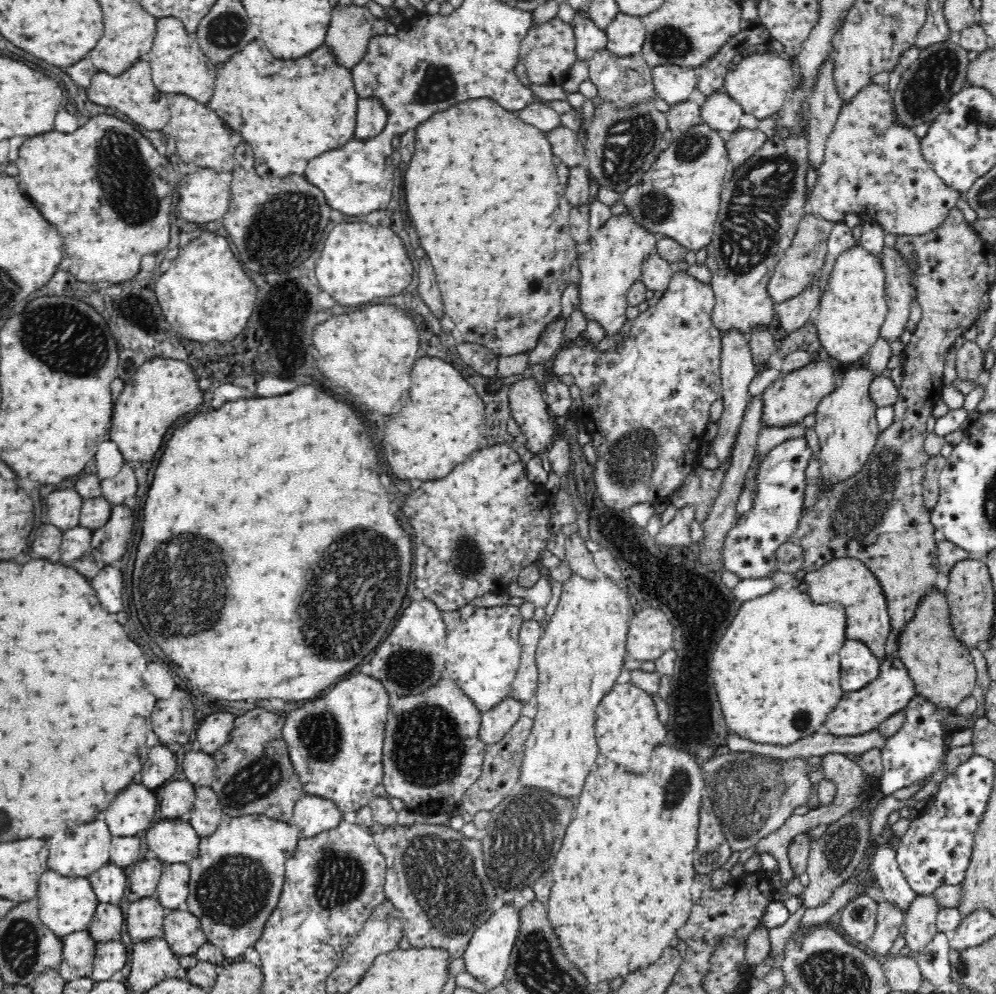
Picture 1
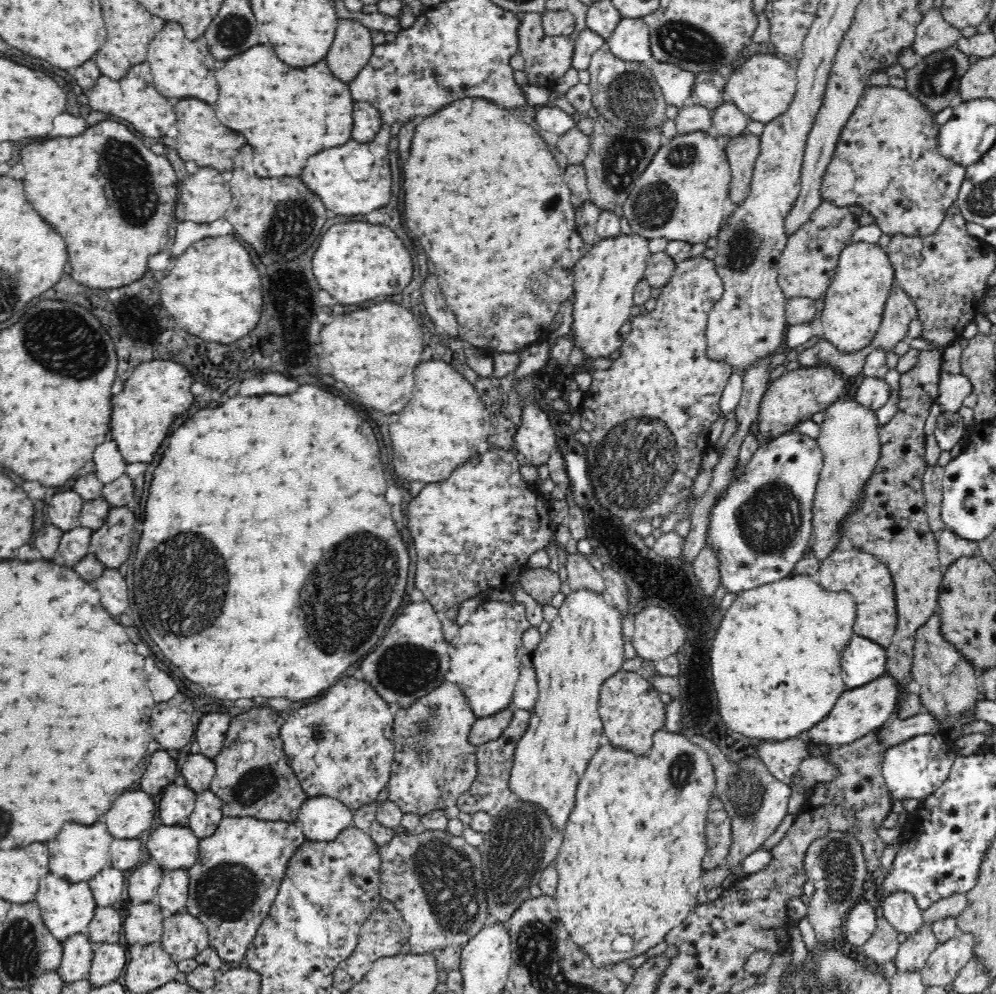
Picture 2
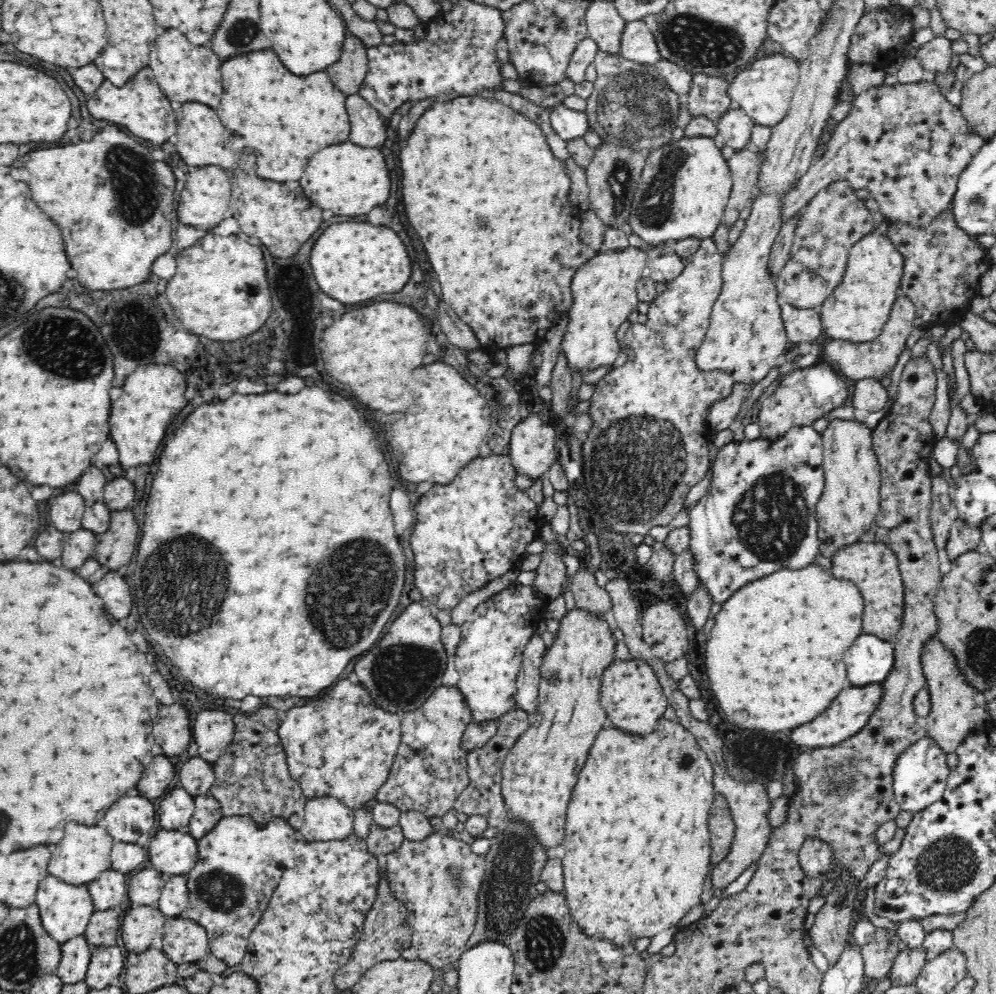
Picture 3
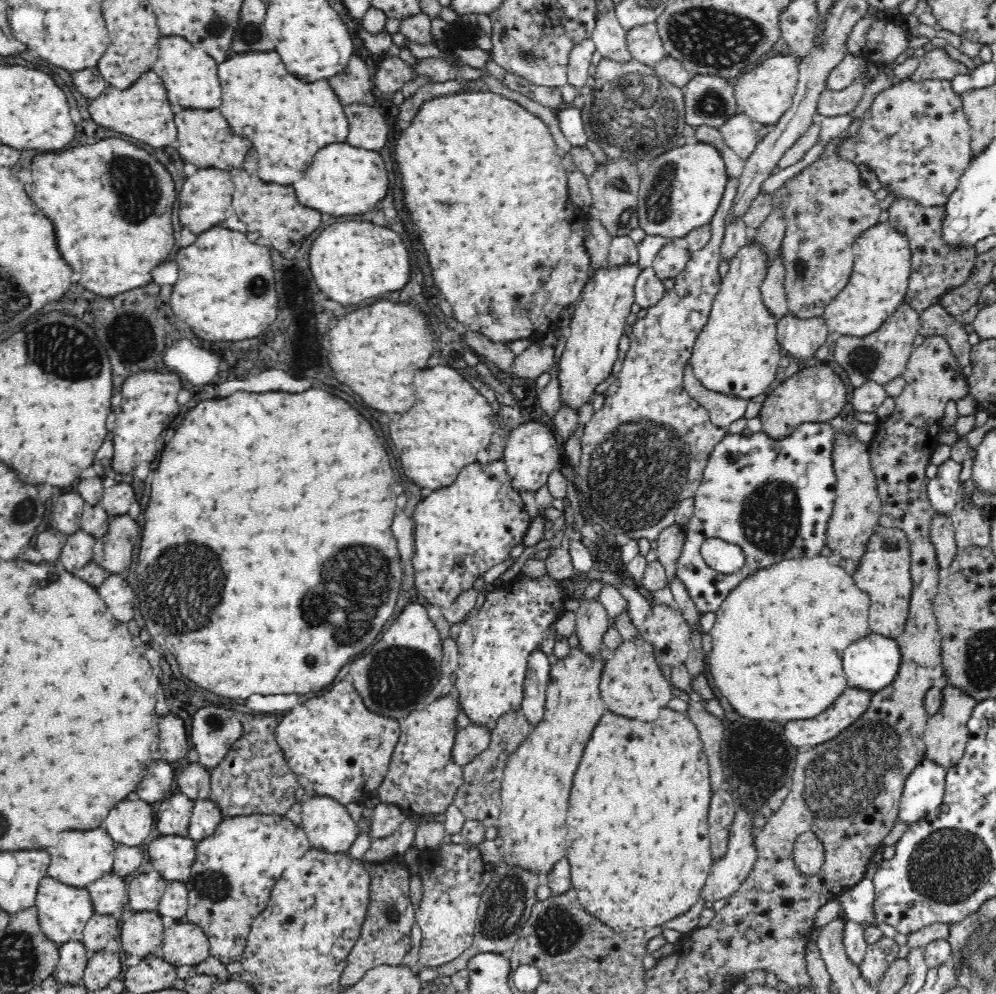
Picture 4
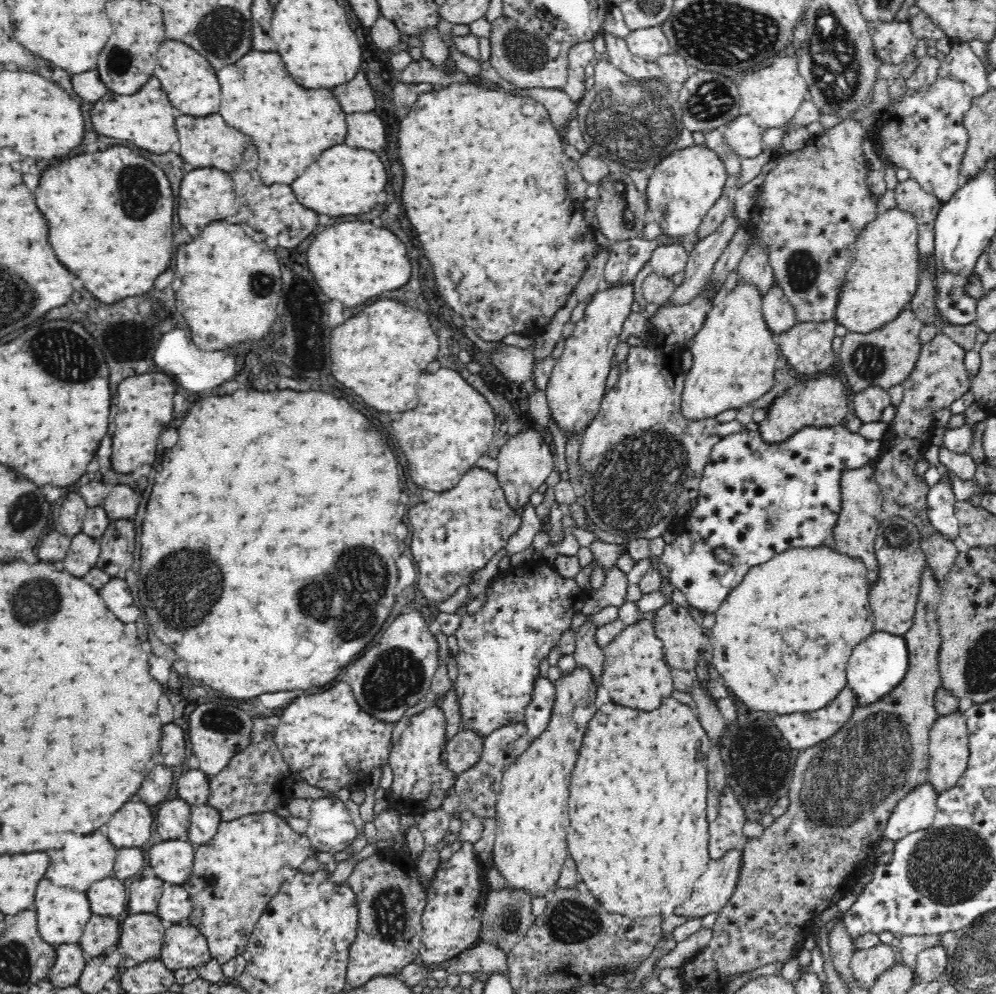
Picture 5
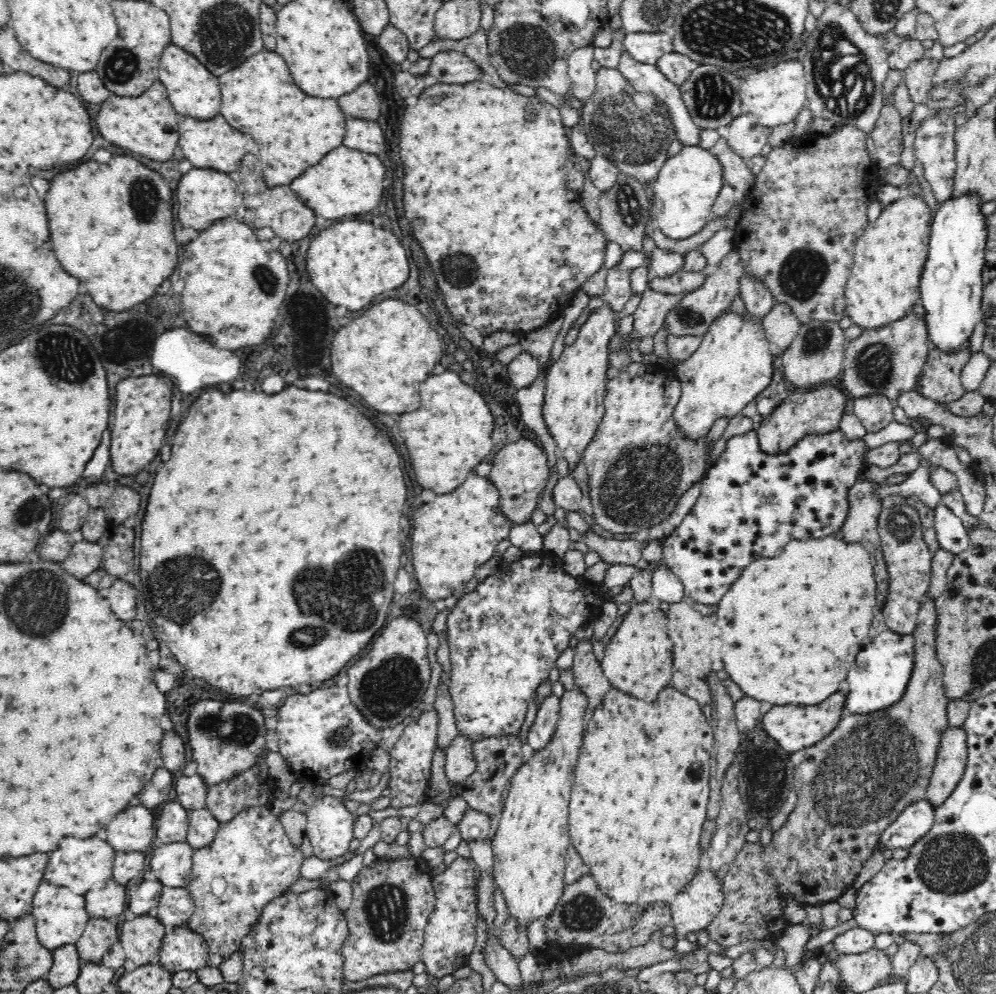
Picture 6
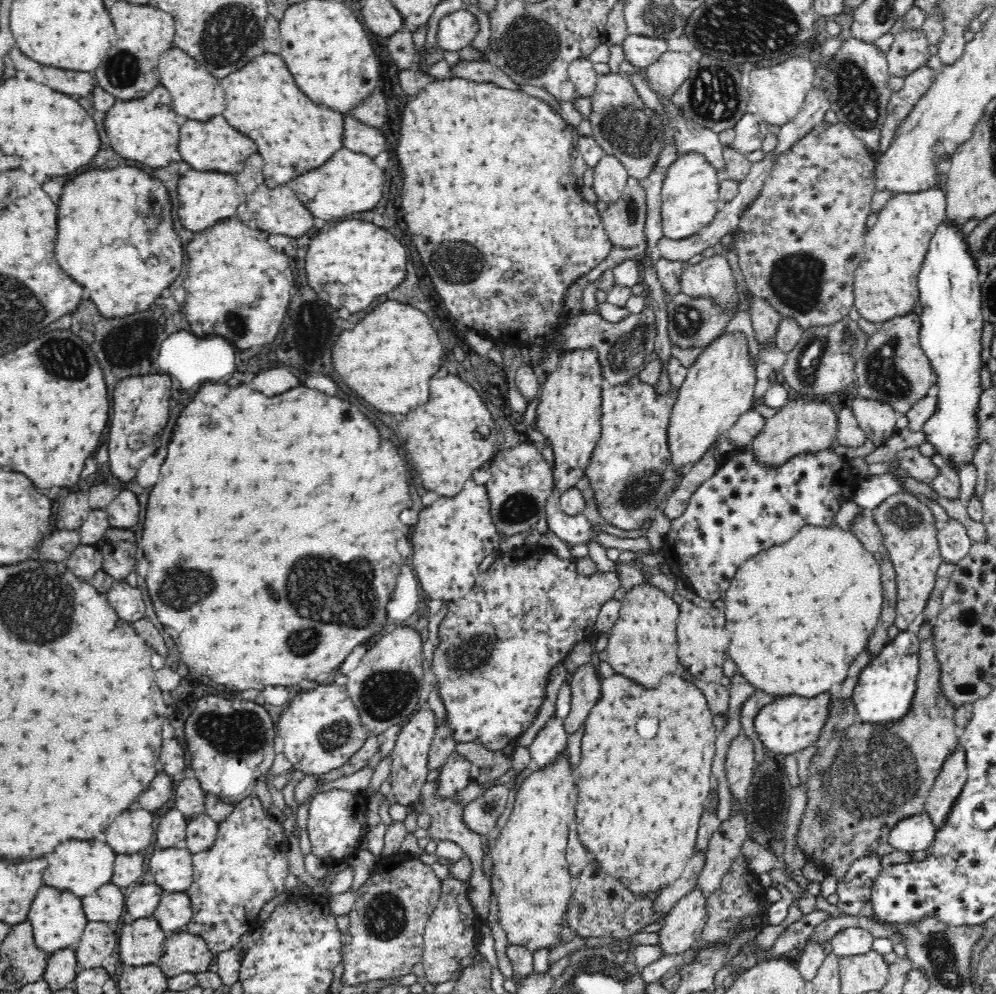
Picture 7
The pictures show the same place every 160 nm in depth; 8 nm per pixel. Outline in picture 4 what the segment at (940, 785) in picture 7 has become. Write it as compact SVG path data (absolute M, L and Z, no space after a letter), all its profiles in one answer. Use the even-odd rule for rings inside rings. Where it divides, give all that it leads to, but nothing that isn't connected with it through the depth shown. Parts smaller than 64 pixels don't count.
M945 685L943 694L942 709L934 716L929 717L923 739L926 747L925 758L948 772L962 761L962 756L966 752L969 736L967 722L972 710L976 708L976 704L979 702L960 693L958 689L952 689L952 686Z

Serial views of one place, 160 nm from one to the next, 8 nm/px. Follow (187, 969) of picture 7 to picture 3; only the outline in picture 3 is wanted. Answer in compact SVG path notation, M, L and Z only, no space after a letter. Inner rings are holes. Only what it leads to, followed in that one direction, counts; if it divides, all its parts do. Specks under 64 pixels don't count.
M183 916L167 920L163 926L163 951L177 965L196 963L211 950L203 926Z

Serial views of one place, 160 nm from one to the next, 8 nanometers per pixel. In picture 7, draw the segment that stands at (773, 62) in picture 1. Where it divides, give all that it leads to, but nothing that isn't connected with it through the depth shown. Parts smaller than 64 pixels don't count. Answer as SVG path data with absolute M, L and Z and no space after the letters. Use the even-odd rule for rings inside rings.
M788 58L772 68L756 68L750 72L748 113L756 114L764 123L782 126L790 122L801 109L804 99L816 86L814 64L808 58Z

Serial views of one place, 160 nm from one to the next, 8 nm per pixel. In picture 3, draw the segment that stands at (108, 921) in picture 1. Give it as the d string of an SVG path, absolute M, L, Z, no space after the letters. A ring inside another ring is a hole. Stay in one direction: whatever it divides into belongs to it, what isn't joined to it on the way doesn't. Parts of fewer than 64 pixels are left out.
M95 910L86 925L84 936L92 947L117 946L120 932L119 910Z

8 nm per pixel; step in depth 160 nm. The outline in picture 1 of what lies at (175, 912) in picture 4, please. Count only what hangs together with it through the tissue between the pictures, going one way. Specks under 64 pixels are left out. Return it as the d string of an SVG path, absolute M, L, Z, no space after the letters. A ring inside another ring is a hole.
M186 863L164 865L154 897L166 911L186 908L189 878L190 869Z

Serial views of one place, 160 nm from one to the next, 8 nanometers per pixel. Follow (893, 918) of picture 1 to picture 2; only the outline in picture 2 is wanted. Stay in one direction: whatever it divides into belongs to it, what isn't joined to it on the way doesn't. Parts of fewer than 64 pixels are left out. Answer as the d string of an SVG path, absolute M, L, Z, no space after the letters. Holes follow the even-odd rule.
M879 914L876 930L860 948L874 966L884 966L896 958L899 946L897 930Z

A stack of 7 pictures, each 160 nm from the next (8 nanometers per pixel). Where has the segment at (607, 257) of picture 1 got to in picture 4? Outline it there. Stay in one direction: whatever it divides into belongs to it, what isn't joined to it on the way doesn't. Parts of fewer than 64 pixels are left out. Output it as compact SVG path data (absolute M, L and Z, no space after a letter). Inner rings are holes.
M626 264L626 266L602 266L596 270L596 274L590 278L585 285L582 296L582 302L578 303L574 312L574 318L566 328L566 344L560 360L558 360L558 382L560 387L560 402L577 413L584 408L590 406L596 397L596 388L610 376L612 366L619 357L618 342L624 336L624 328L626 328L626 318L631 313L632 304L635 303L635 285L641 270L637 264Z

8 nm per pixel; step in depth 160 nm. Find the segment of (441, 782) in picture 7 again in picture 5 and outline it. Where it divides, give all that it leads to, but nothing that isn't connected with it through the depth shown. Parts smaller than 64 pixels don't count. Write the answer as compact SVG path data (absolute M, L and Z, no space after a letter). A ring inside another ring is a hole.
M463 729L445 744L447 752L446 767L458 776L471 770L480 760L482 741L473 730Z

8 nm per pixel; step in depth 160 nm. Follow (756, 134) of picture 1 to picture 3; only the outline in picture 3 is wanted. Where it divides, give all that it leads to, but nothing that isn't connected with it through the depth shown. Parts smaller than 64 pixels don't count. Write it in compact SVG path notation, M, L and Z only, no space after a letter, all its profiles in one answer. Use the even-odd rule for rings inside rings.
M750 147L735 151L727 164L733 184L724 208L724 224L725 228L732 230L740 220L740 212L749 204L753 186L758 184L760 161L757 151Z

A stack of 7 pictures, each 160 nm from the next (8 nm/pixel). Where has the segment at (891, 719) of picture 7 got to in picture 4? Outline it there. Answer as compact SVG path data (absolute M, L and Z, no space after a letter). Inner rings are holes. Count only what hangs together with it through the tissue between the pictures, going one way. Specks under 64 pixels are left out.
M870 634L860 642L852 644L848 650L844 650L844 672L848 676L848 686L870 695L880 693L880 690L886 689L896 680L901 663L902 654L899 643L887 635Z

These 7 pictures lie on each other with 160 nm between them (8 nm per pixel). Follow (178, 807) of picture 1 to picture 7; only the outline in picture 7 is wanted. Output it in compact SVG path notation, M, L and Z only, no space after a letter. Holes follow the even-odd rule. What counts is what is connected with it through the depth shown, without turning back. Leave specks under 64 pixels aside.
M175 807L168 810L158 822L156 845L162 849L185 845L188 819Z

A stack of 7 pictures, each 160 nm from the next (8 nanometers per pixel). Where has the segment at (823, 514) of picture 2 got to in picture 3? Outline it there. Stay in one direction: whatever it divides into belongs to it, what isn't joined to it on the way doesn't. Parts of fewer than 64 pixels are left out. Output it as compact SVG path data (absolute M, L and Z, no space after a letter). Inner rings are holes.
M862 417L858 420L834 419L830 423L822 432L826 484L816 508L816 517L820 553L832 559L837 550L857 543L860 536L868 532L879 511L881 477L877 456L873 451L873 430L864 424Z

